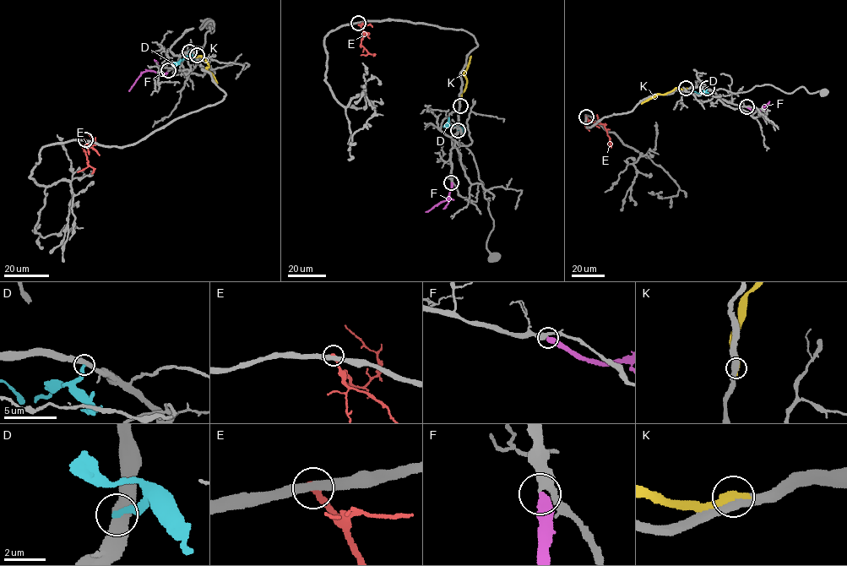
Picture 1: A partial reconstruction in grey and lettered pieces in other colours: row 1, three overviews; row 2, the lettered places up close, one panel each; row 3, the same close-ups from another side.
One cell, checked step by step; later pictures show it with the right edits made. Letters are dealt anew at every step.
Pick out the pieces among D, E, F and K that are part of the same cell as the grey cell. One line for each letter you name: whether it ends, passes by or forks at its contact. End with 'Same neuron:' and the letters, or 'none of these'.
F: it ends
Same neuron: F

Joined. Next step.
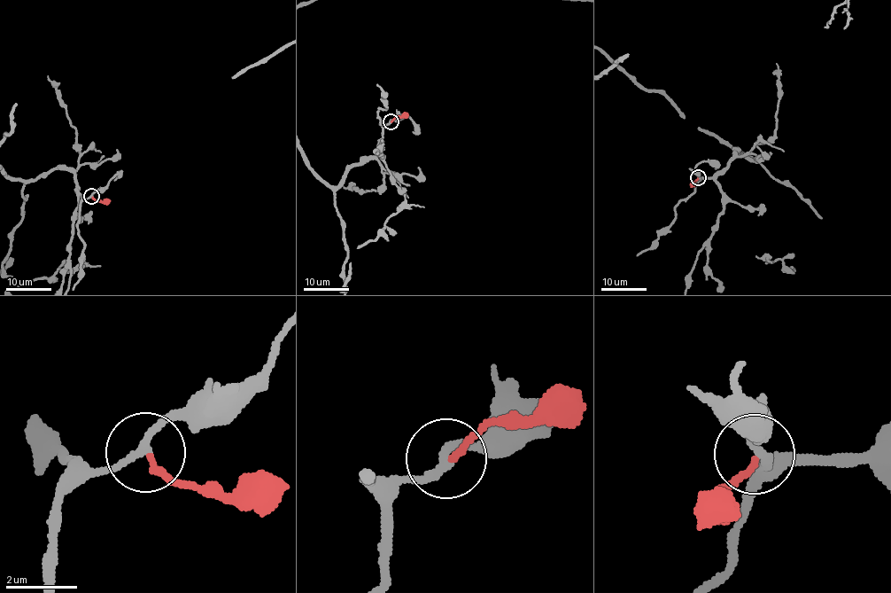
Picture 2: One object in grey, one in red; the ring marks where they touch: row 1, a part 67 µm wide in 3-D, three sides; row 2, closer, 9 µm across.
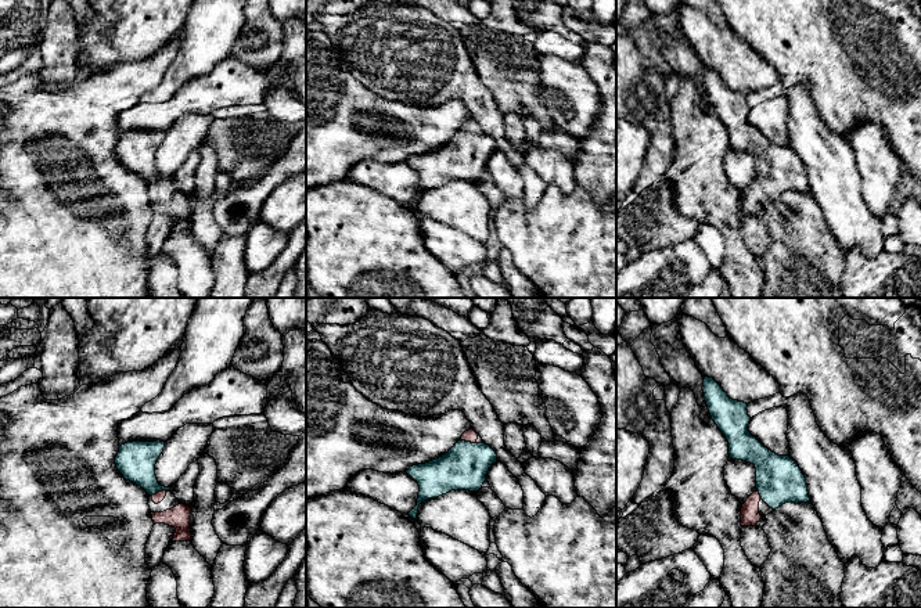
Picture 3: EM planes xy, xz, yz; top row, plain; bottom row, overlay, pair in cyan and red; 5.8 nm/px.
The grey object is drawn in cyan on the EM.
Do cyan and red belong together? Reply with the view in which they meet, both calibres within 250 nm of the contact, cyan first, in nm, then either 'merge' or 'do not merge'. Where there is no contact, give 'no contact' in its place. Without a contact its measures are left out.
meets cyan in xy; 220 nm thick on the cyan side, 60 nm on the other; merge

